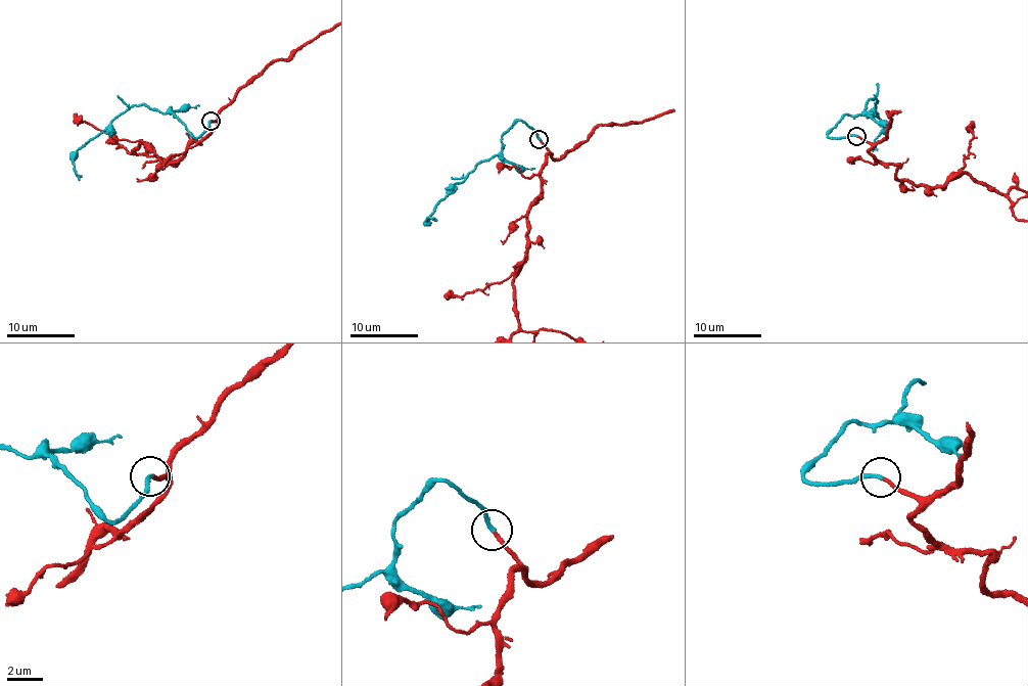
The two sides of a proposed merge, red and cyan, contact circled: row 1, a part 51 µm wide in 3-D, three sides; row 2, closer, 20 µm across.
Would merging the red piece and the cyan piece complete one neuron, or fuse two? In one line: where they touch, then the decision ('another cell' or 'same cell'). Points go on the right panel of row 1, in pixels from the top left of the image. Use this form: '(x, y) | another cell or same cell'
(856, 136) | same cell

